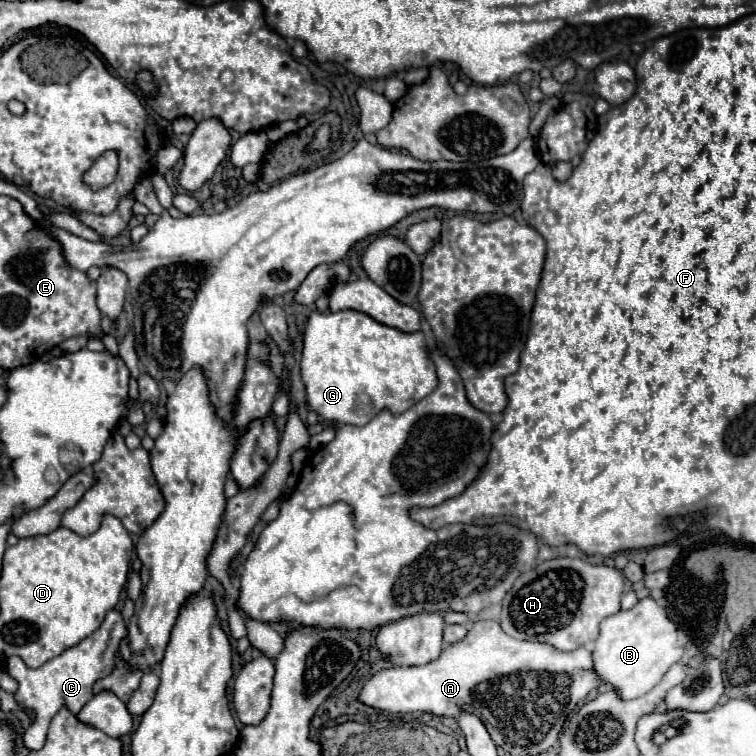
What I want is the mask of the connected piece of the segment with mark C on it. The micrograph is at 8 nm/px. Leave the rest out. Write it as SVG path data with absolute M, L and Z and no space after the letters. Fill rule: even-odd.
M109 610L103 624L91 636L87 636L79 644L67 648L63 654L51 658L49 662L45 662L43 666L39 666L35 670L27 668L27 664L19 656L9 656L5 660L7 674L19 682L15 700L25 708L35 710L35 714L37 714L35 724L31 724L31 728L27 728L23 734L23 744L27 750L43 748L49 722L61 708L67 708L73 714L77 714L93 698L93 684L111 672L111 668L115 664L113 662L115 650L119 648L119 640L125 636L127 636L127 626L123 622L121 612Z

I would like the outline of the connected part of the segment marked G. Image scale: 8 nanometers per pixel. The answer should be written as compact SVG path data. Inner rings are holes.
M313 310L309 314L303 332L301 378L307 402L319 416L353 426L367 424L383 408L401 414L411 400L425 398L437 386L435 364L427 354L423 332L405 334L355 310L335 314Z

